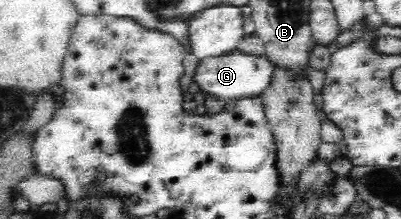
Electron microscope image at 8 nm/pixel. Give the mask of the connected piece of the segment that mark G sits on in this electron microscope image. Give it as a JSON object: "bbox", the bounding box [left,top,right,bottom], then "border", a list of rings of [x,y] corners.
{"bbox":[193,51,273,103],"border":[[[237,51],[221,56],[201,58],[198,64],[195,75],[193,75],[193,82],[200,91],[223,103],[260,97],[273,75],[273,64],[267,57],[243,55]]]}

